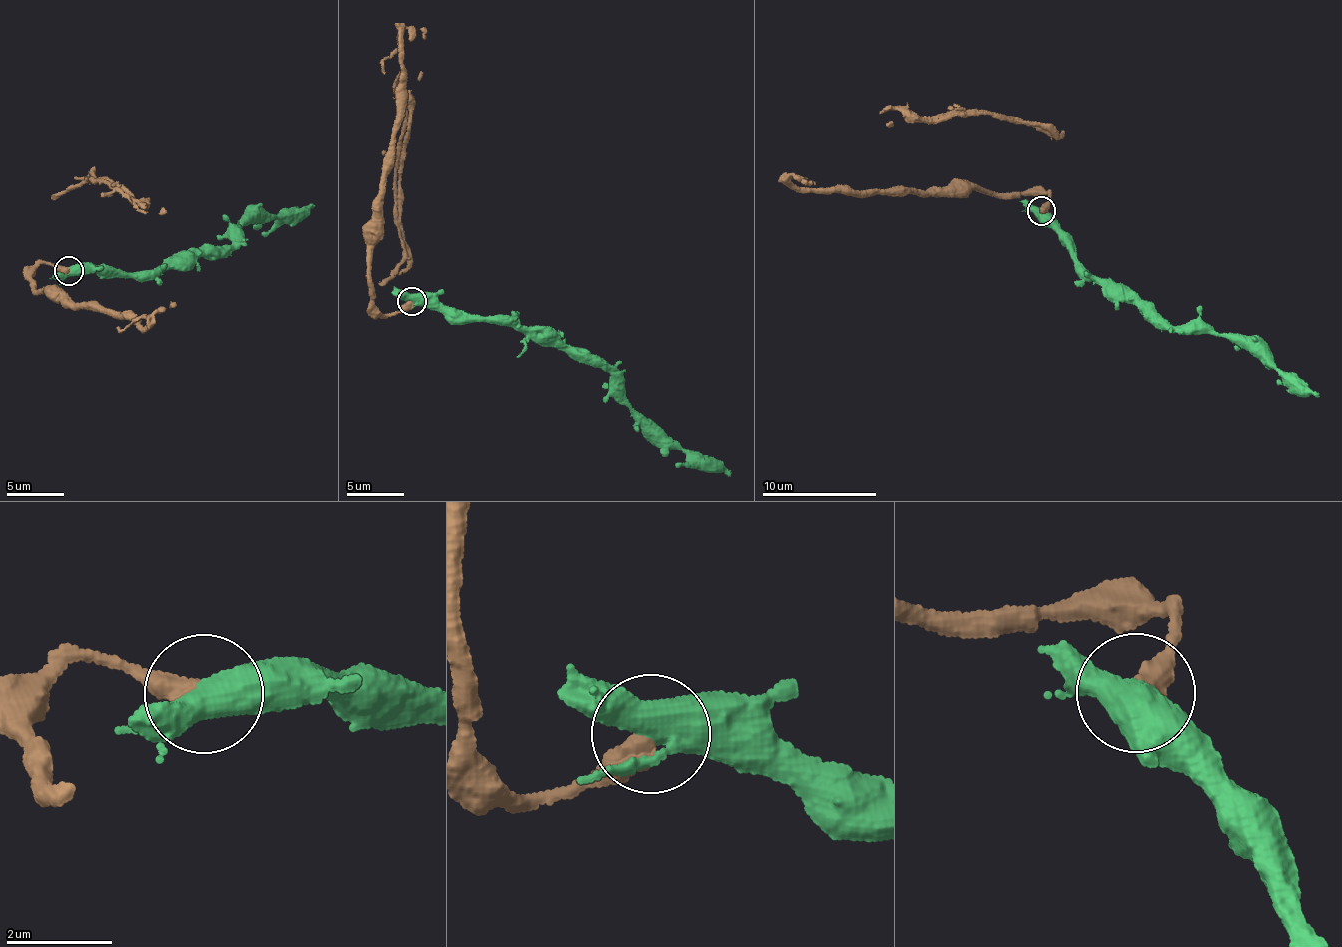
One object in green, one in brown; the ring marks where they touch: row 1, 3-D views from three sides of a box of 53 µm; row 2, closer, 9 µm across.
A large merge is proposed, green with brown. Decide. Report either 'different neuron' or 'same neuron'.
different neuron

